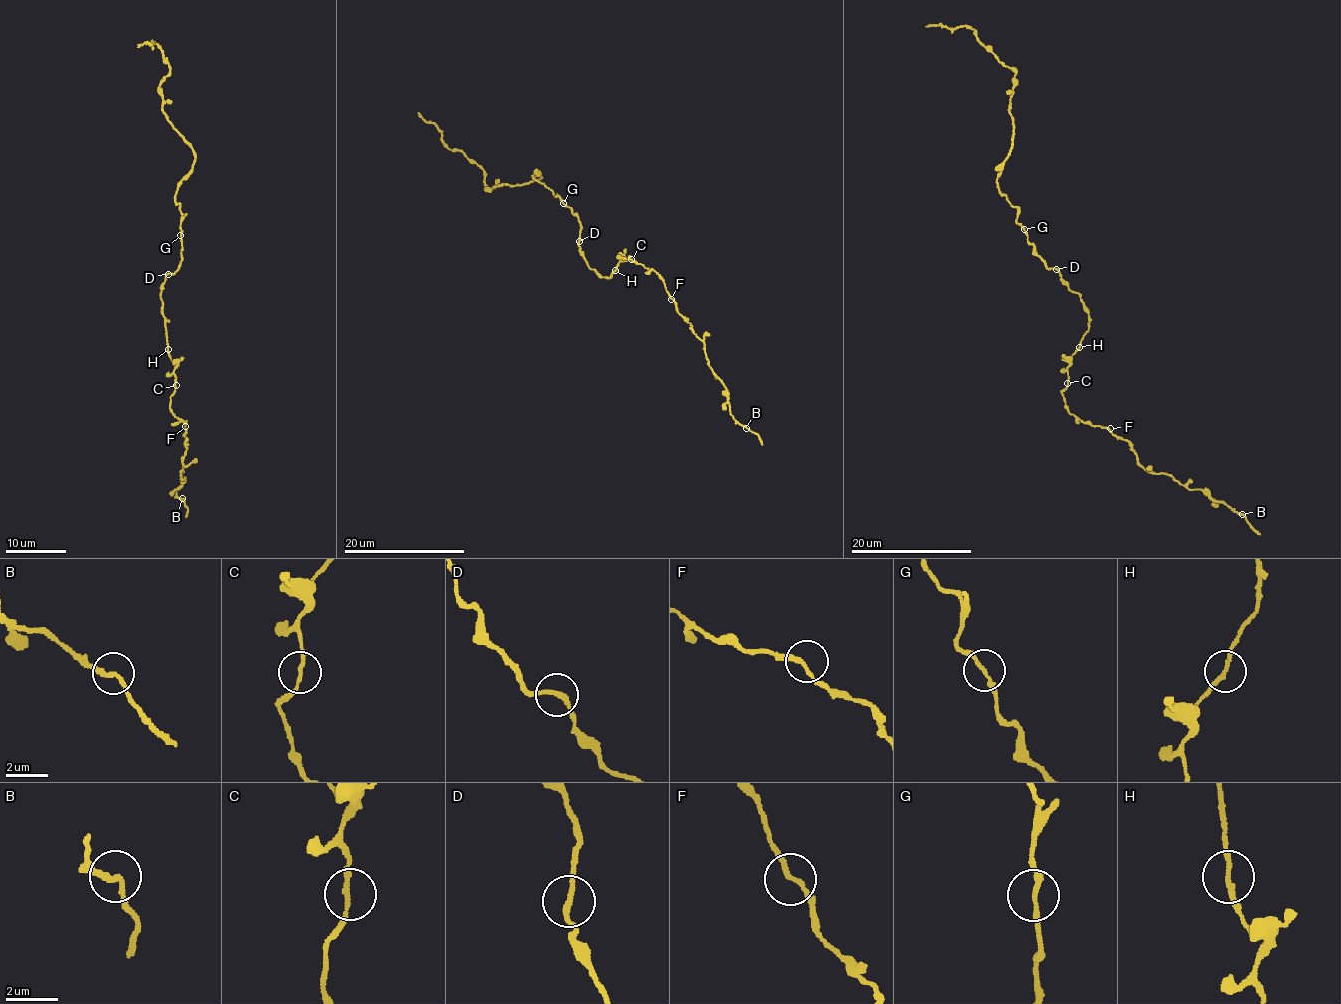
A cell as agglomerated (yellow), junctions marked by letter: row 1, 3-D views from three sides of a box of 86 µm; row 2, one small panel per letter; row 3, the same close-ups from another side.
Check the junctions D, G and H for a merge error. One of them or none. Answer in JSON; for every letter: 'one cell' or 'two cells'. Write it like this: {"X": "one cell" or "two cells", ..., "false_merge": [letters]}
{"D": "one cell", "G": "one cell", "H": "one cell", "false_merge": []}

